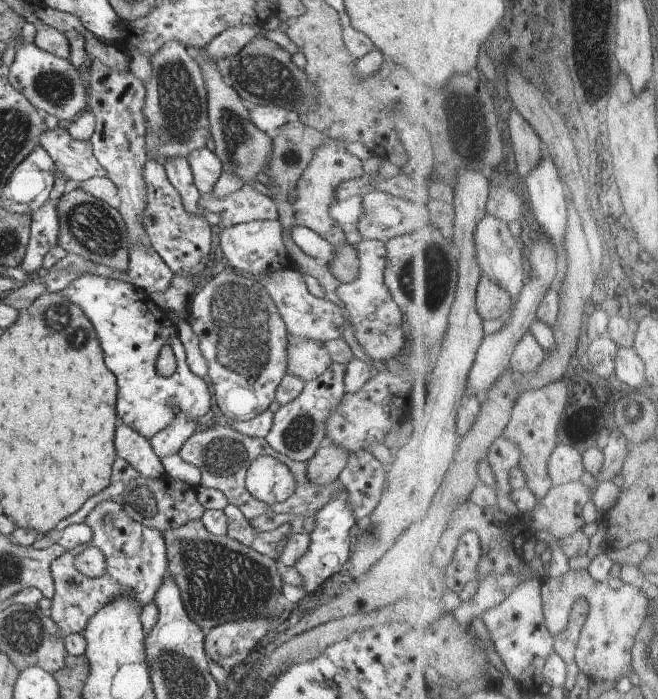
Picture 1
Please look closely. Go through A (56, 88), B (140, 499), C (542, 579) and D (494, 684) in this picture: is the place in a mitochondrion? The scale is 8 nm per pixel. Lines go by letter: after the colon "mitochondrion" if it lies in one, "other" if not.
A: mitochondrion
B: mitochondrion
C: other
D: other

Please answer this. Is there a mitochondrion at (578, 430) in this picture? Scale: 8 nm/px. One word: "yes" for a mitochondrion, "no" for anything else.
no

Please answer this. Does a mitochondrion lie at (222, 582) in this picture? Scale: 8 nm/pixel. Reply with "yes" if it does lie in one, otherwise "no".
yes

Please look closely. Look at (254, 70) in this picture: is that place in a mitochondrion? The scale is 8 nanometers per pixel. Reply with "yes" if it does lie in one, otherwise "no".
yes

